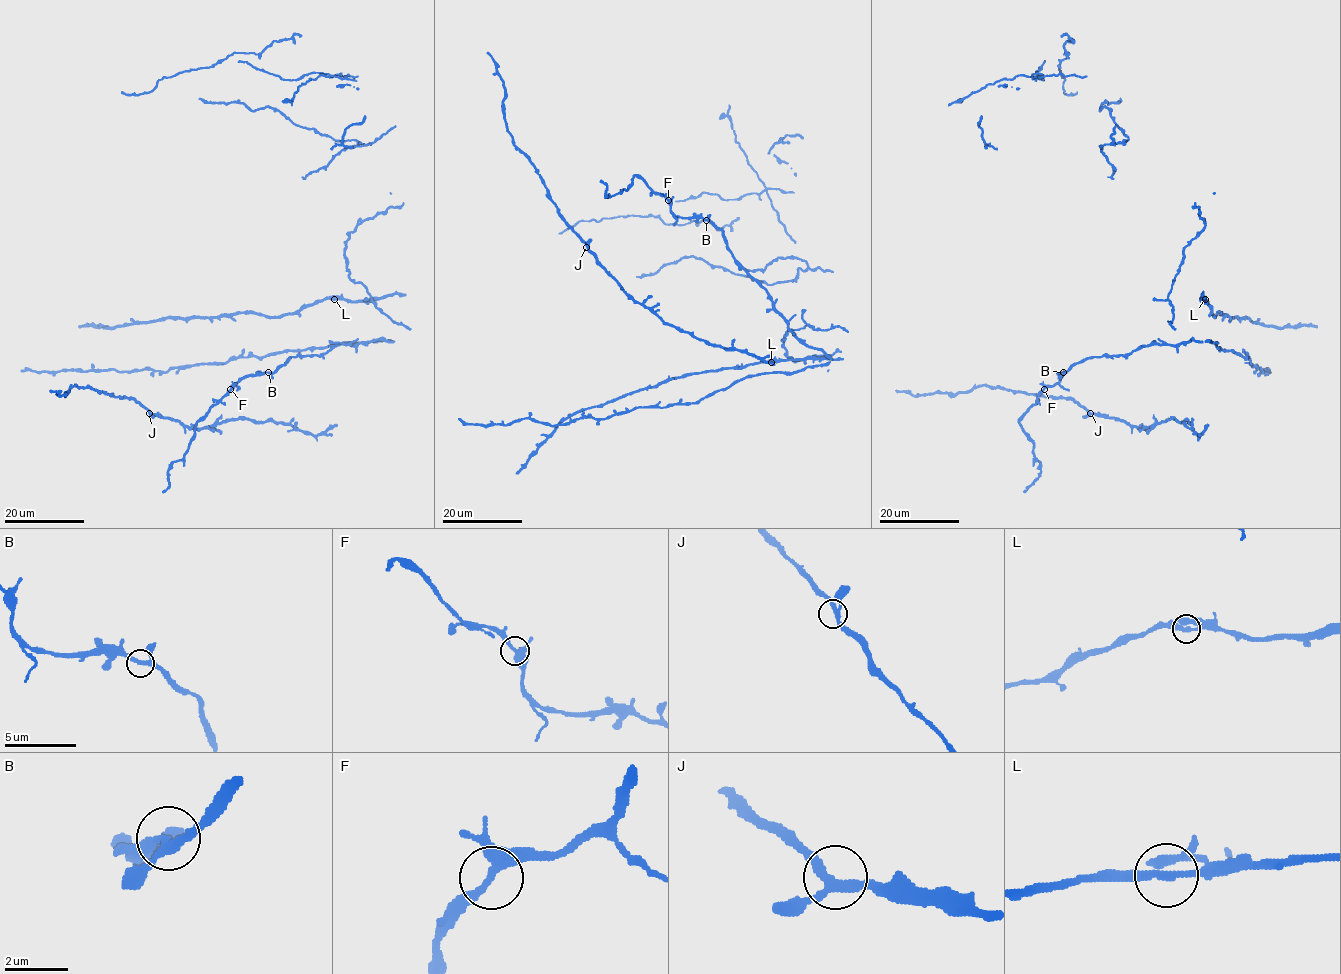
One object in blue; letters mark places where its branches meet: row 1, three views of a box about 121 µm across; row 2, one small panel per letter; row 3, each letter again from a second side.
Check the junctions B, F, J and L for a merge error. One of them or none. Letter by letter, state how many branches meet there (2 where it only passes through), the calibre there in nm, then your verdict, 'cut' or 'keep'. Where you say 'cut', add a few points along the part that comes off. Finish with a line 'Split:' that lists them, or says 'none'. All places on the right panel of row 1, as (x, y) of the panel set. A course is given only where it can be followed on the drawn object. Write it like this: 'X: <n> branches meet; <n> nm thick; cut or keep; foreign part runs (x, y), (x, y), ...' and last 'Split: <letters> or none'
B: 3 branches meet; 240 nm thick; keep
F: 3 branches meet; 280 nm thick; keep
J: 3 branches meet; 240 nm thick; keep
L: 3 branches meet; 260 nm thick; keep
Split: none

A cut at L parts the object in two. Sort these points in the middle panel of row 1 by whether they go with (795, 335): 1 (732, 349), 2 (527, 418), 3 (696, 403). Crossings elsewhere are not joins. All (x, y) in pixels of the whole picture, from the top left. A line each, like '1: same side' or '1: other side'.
1: same side
2: same side
3: same side

